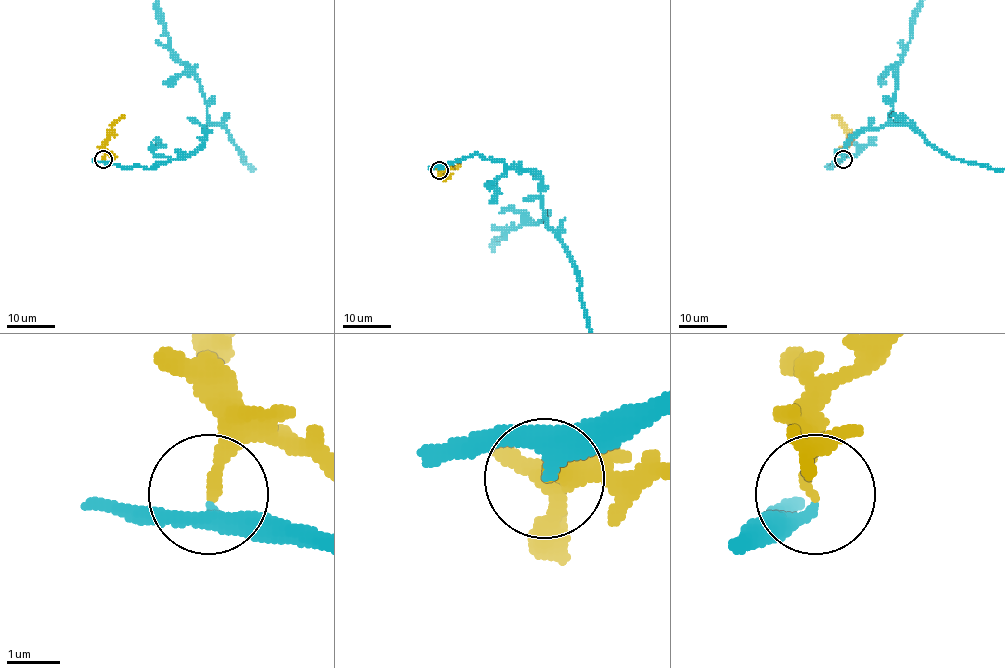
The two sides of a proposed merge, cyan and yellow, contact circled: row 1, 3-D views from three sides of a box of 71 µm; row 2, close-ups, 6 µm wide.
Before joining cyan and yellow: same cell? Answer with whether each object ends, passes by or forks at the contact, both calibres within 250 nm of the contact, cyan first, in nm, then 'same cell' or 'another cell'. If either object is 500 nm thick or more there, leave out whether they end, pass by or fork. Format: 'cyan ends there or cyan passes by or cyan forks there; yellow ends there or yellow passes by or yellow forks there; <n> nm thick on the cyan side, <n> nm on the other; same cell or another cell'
cyan passes by; yellow ends there; 240 nm thick on the cyan side, 200 nm on the other; same cell

